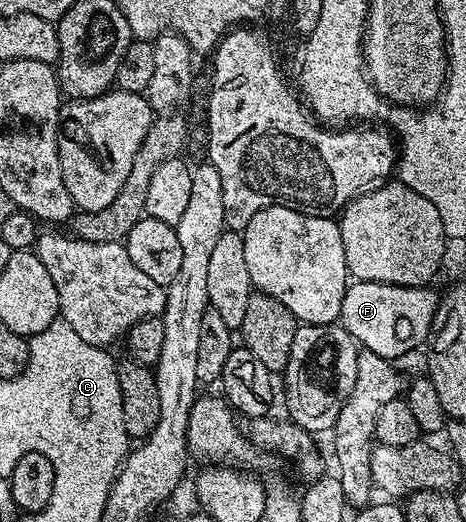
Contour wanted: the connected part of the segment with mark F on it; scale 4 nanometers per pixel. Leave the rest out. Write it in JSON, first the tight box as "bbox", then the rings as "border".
{"bbox":[339,282,439,361],"border":[[[351,282],[341,303],[339,324],[365,349],[389,361],[401,359],[404,354],[417,350],[429,338],[433,330],[435,311],[438,309],[439,294],[431,288],[372,283]]]}

